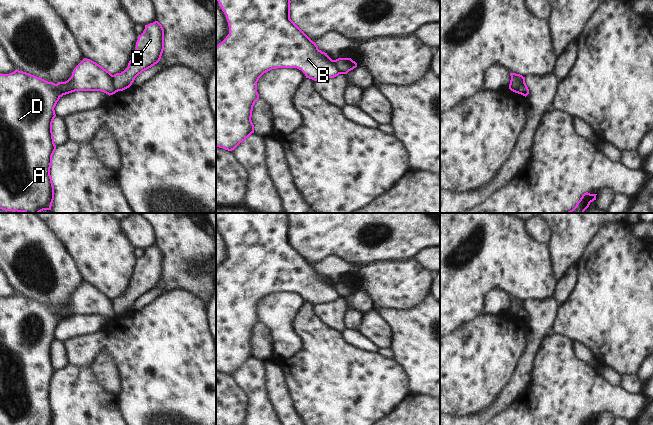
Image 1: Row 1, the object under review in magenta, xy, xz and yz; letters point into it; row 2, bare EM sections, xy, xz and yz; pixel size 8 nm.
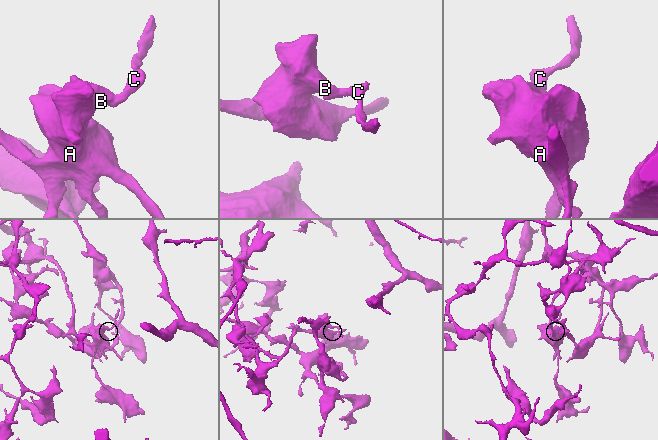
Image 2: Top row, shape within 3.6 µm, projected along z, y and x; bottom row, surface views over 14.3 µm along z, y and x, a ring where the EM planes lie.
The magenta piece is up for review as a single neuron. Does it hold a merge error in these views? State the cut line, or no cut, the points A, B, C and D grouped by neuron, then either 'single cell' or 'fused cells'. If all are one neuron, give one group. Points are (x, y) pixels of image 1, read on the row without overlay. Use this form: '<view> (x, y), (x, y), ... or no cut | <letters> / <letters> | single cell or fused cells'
xy (111, 299), (113, 311), (116, 315) | A B D / C | fused cells

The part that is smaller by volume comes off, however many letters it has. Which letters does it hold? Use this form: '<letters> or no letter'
C

